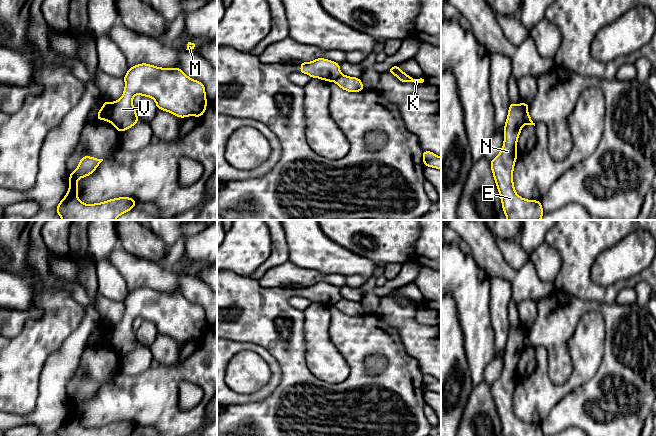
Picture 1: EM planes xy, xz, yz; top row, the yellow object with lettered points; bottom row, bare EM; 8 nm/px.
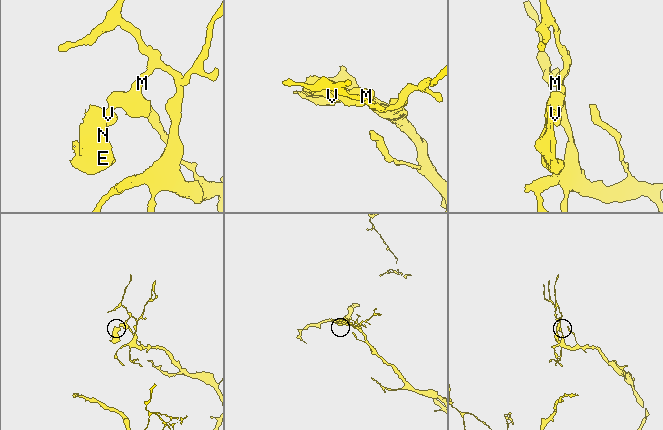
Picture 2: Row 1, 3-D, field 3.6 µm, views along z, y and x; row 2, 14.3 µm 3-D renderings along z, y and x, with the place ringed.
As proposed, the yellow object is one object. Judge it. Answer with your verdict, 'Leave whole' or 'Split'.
Split

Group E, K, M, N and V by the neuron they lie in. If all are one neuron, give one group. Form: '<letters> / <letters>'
E N / K M V

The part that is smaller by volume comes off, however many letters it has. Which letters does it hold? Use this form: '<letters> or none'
E, N

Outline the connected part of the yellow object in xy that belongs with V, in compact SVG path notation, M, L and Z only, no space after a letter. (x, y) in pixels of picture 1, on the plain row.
M141 287L129 291L123 303L123 319L111 326L111 347L119 357L139 345L132 328L136 318L151 321L156 326L157 333L179 342L200 342L205 337L208 325L204 308L188 301L181 292L161 292Z

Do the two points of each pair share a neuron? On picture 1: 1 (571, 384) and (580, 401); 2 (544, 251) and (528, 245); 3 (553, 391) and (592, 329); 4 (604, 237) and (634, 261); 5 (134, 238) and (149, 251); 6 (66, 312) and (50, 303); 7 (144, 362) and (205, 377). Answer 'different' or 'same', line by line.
1: different
2: different
3: same
4: different
5: same
6: same
7: different

